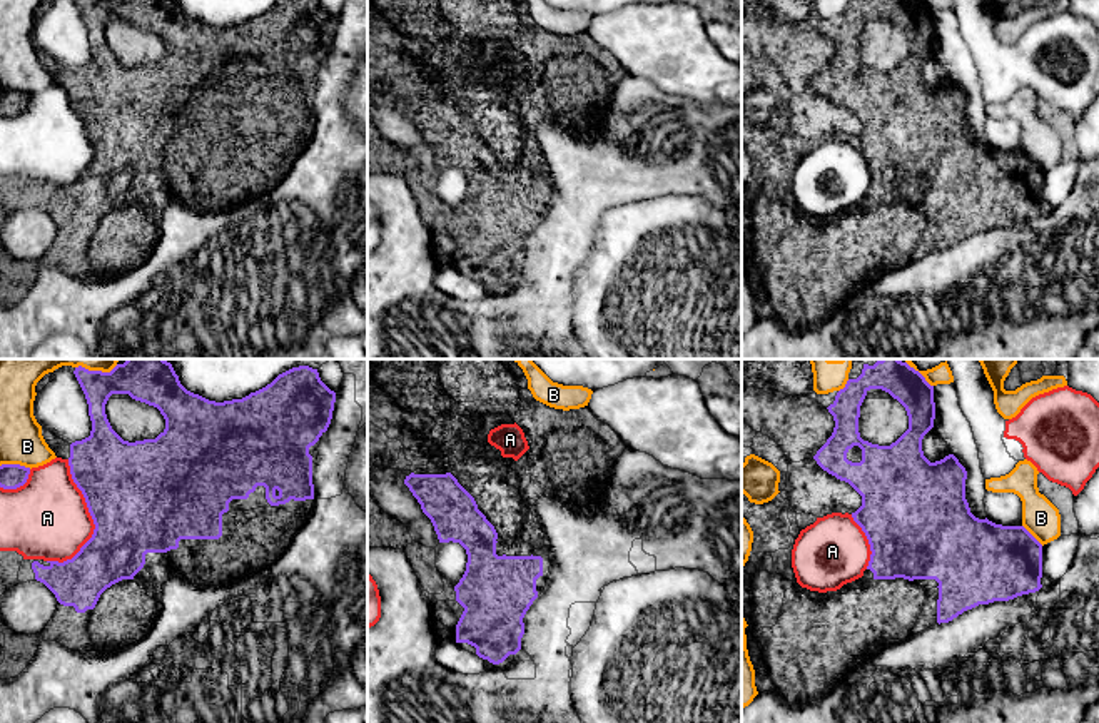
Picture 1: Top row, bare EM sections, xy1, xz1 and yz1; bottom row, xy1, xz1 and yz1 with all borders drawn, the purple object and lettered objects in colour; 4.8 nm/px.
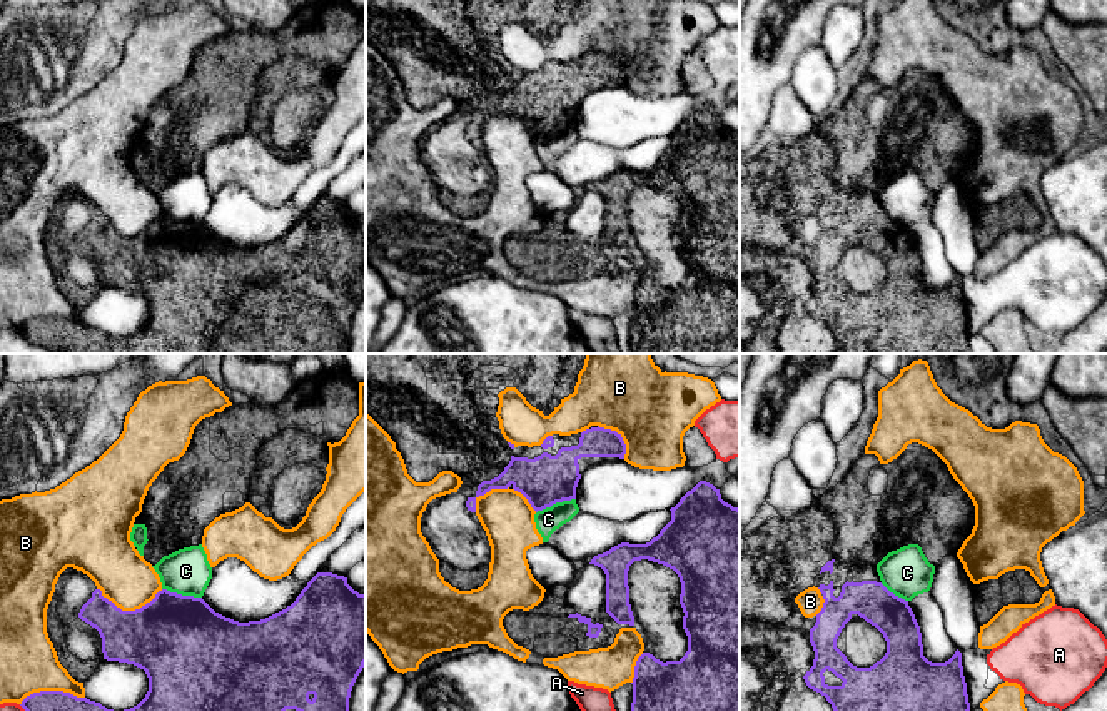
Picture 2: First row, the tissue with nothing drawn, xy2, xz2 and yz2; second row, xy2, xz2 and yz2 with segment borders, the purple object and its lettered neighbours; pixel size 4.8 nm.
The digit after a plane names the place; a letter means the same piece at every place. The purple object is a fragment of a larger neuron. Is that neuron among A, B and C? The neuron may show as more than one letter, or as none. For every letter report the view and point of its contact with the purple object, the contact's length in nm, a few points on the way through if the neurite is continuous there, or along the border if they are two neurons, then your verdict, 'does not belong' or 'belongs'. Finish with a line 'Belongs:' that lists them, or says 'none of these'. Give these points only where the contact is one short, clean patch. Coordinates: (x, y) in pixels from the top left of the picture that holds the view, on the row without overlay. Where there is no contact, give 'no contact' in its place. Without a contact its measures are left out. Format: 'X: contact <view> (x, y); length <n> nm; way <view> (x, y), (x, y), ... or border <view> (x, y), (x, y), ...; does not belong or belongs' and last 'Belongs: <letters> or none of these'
A: contact xy1 (91, 141); length 500 nm; does not belong
B: contact xy2 (129, 237); length 320 nm; does not belong
C: contact xy2 (181, 221); length 200 nm; border xy2 (162, 214), (201, 224); does not belong
Belongs: none of these

